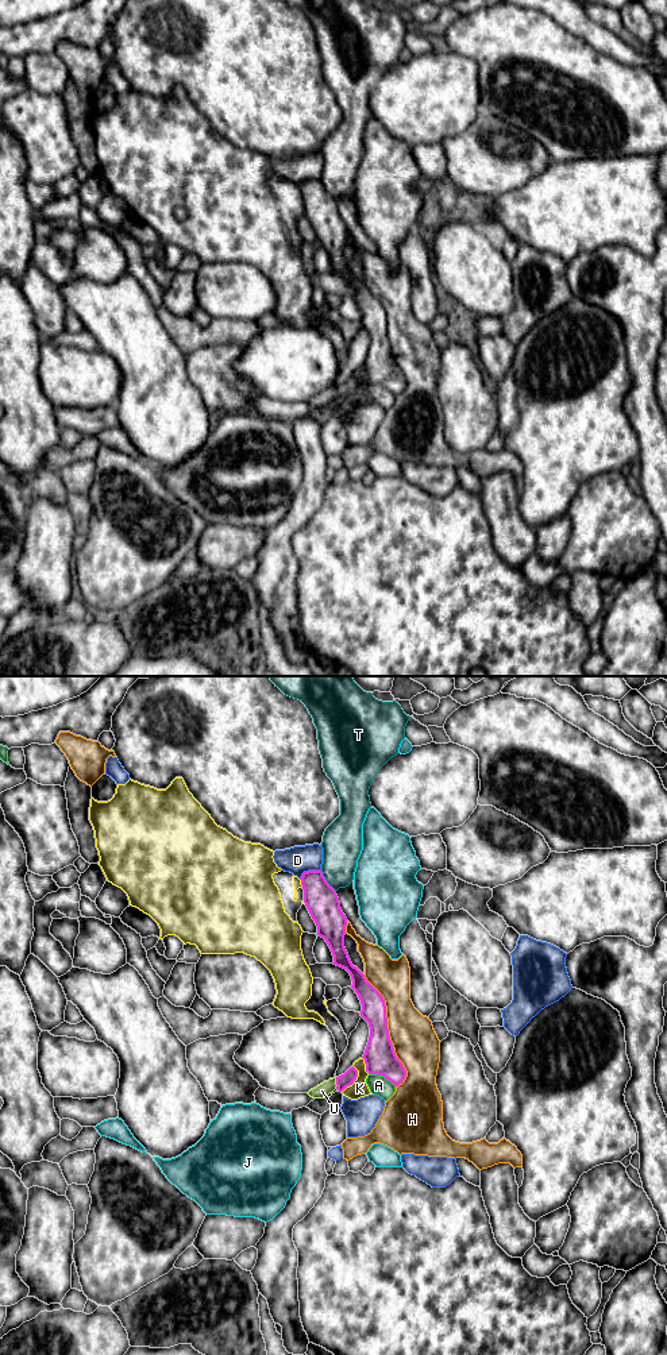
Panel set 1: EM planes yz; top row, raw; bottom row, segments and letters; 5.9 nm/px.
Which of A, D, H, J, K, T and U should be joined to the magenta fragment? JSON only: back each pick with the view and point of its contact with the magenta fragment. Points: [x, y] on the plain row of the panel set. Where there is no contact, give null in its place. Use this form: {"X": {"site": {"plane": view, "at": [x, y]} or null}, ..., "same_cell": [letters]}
{"U": {"site": {"plane": "yz", "at": [336, 392]}}, "same_cell": ["U"]}

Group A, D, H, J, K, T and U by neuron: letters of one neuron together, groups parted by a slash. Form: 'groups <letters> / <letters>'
groups A / D / H / J / K / T / U

